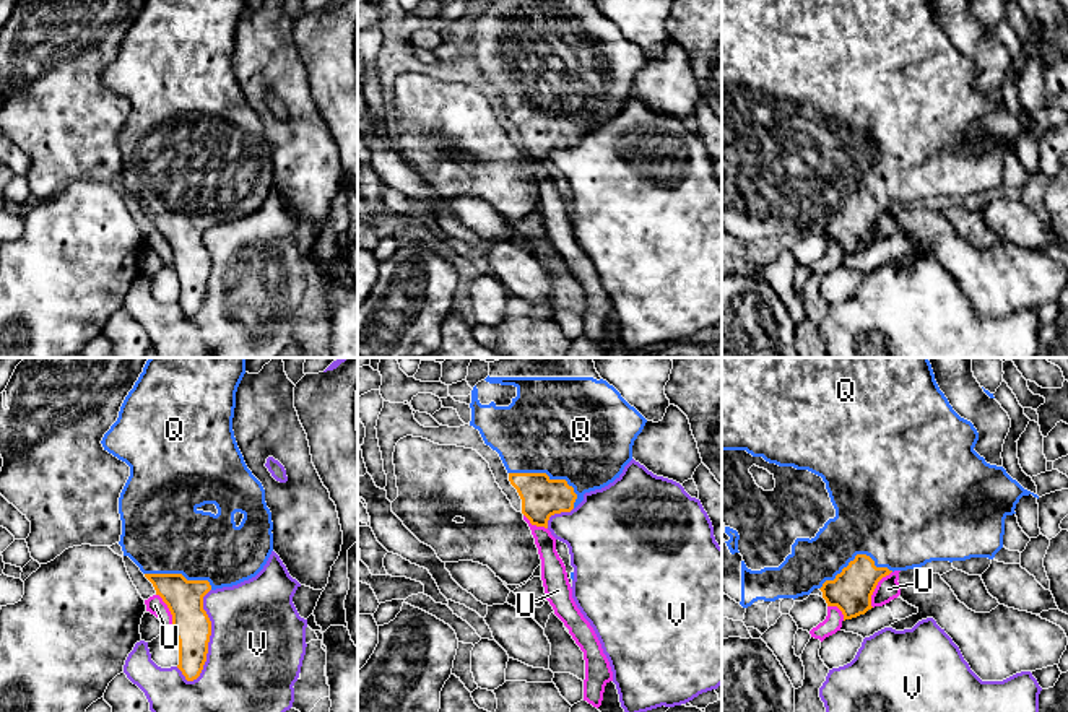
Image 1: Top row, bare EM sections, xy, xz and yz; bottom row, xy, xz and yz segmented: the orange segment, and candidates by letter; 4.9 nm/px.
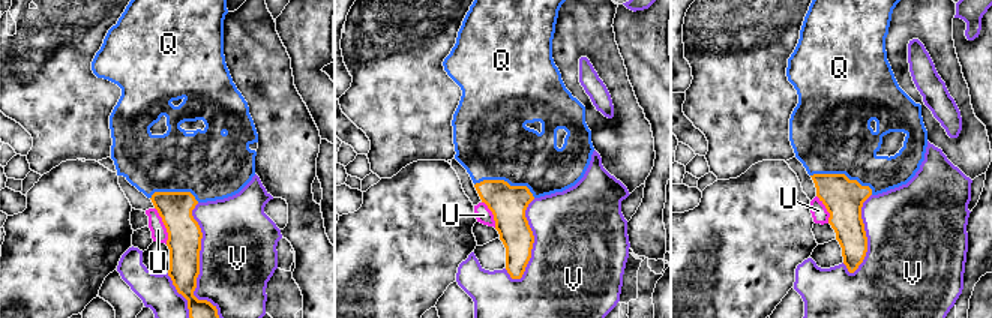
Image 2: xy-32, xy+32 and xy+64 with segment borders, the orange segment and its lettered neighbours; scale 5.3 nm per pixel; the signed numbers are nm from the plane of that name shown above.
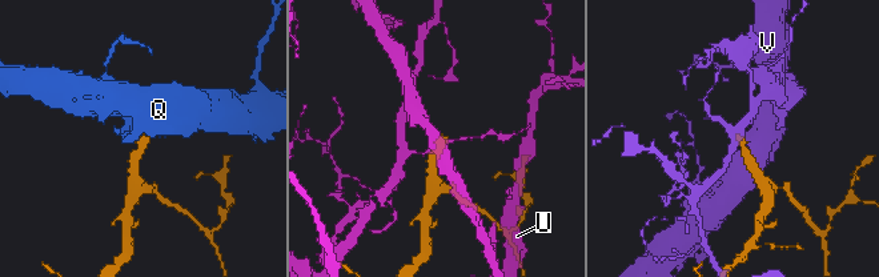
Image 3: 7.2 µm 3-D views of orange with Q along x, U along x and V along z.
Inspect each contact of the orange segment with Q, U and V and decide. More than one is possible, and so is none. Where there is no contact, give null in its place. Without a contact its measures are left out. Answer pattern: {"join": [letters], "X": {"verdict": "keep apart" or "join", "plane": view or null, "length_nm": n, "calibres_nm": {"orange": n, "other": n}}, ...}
{"join": ["Q"], "Q": {"verdict": "join", "plane": "xz", "length_nm": 380, "calibres_nm": {"orange": 200, "other": 460}}, "U": {"verdict": "keep apart", "plane": "yz", "length_nm": 200, "calibres_nm": {"orange": 200, "other": 120}}, "V": {"verdict": "keep apart", "plane": "xy", "length_nm": 480, "calibres_nm": {"orange": 190, "other": 480}}}

